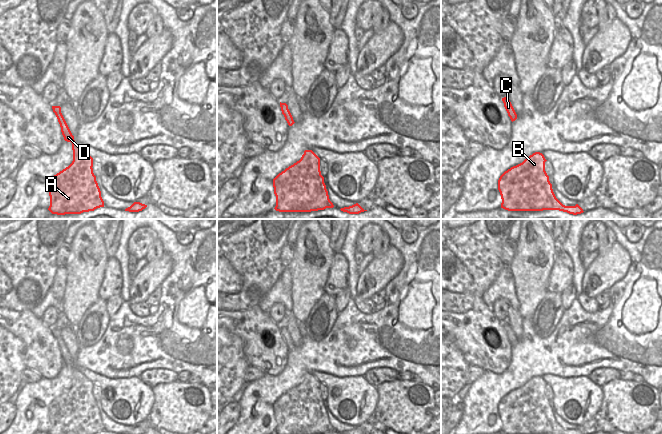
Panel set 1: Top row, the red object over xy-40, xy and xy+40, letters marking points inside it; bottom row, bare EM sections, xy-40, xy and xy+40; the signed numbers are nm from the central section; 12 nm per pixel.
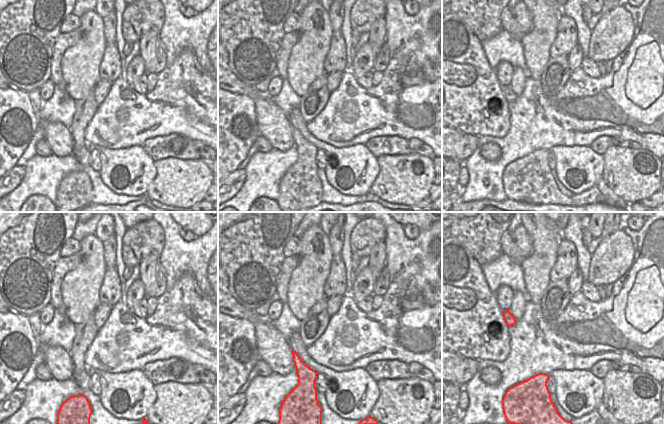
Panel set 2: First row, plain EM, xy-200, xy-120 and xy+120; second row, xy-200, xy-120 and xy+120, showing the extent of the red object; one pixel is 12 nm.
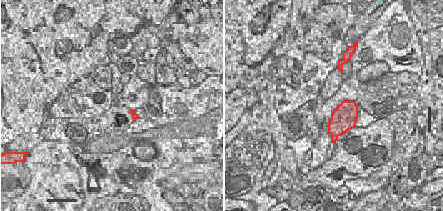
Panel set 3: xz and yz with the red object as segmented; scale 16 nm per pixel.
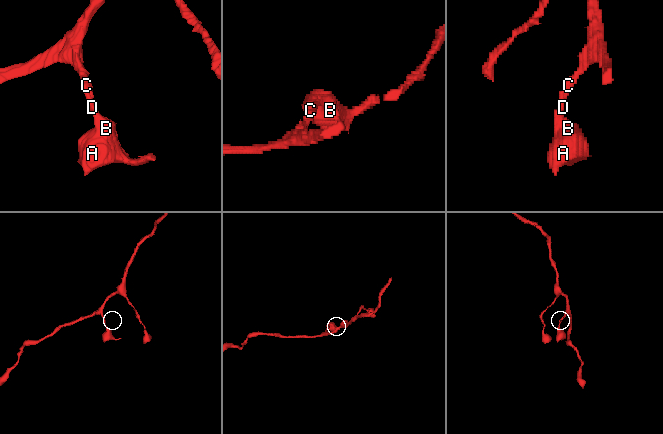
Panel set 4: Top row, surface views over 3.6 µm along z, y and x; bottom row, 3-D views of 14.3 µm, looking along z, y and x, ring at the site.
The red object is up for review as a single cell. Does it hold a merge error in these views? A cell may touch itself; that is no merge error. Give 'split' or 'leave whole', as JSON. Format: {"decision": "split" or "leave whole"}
{"decision": "leave whole"}

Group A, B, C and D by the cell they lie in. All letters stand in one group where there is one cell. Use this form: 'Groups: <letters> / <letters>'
Groups: A B C D

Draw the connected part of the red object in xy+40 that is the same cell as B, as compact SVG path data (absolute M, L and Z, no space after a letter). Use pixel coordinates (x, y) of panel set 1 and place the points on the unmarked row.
M535 376L505 395L498 404L501 432L505 434L583 434L563 429L555 420L545 395L544 379Z

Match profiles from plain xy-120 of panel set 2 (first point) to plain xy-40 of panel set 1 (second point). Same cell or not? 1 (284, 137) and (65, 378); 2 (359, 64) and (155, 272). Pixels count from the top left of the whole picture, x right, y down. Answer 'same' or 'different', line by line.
1: different
2: same

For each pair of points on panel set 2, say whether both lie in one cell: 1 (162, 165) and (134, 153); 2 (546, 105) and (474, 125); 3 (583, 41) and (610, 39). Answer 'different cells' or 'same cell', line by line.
1: different cells
2: different cells
3: different cells

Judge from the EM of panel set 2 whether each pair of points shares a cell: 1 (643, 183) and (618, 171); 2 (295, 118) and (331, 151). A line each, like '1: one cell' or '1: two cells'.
1: one cell
2: one cell

